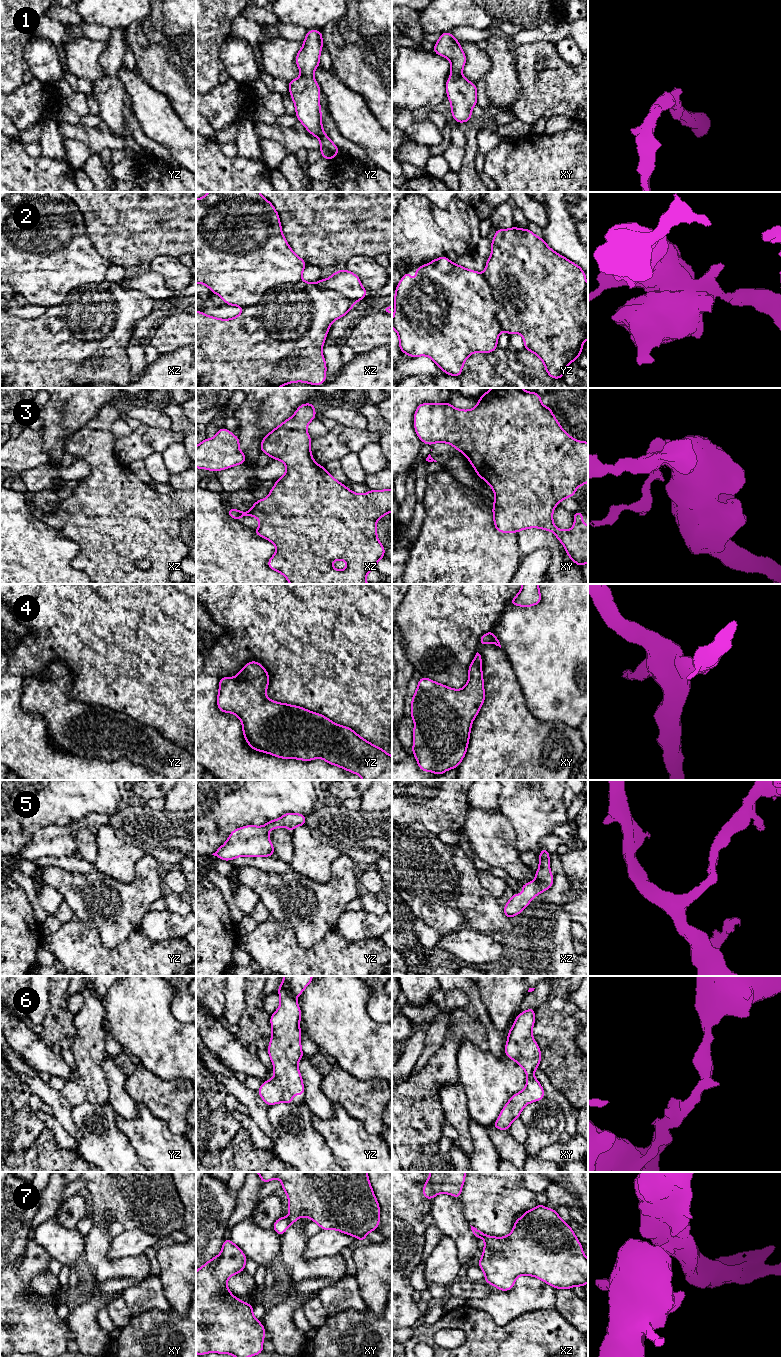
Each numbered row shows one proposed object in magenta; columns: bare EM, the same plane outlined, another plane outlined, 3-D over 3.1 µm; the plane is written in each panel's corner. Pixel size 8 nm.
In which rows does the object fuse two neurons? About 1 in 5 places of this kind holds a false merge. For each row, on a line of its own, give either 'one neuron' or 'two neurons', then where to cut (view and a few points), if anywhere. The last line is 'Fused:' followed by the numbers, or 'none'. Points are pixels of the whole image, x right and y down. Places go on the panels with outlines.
1: one neuron; no cut
2: two neurons; cut in xz along (301, 280), (275, 285), (255, 303), (242, 308)
3: two neurons; cut in xz along (248, 511), (243, 512)
4: one neuron; no cut
5: one neuron; no cut
6: one neuron; no cut
7: two neurons; cut in xy along (287, 1218), (289, 1224)
Fused: 2, 3, 7

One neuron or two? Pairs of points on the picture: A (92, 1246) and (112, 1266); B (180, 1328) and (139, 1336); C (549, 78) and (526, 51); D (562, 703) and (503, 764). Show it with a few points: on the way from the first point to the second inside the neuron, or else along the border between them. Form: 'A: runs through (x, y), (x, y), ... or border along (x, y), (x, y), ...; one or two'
A: runs through (96, 1251), (107, 1262); one
B: runs through (170, 1333), (158, 1333), (155, 1336), (149, 1336); one
C: runs through (537, 86), (533, 84), (526, 72), (526, 63); one
D: border along (527, 706), (542, 720), (561, 721), (569, 726); two

